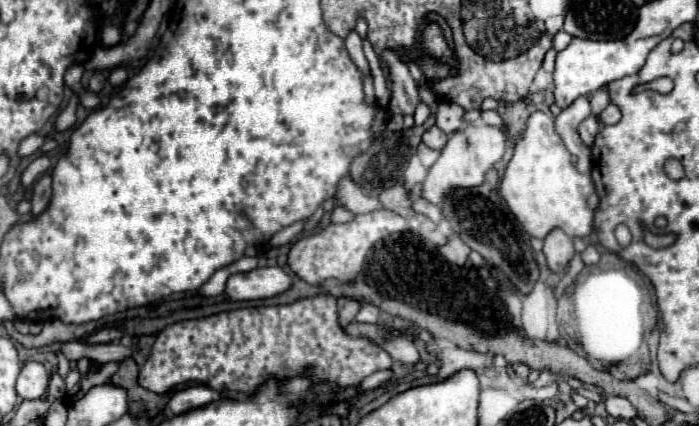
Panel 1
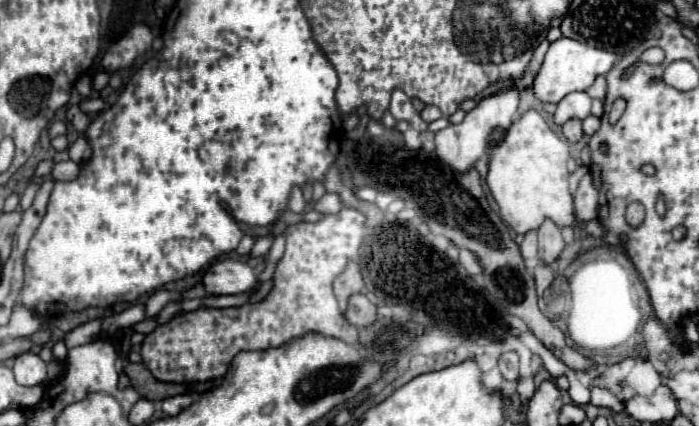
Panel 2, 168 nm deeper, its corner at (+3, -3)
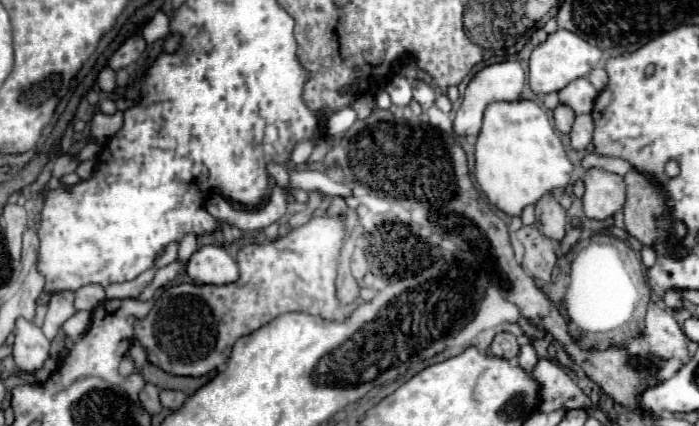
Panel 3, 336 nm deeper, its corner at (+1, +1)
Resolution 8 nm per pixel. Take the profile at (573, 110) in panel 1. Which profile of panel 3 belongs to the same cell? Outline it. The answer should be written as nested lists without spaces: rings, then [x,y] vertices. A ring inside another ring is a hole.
[[[579,77],[559,91],[559,101],[569,105],[575,113],[591,113],[595,97],[597,89],[589,83],[587,77]]]

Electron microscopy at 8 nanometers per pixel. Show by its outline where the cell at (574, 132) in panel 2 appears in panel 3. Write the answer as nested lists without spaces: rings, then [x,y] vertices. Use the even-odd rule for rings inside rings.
[[[557,105],[553,109],[553,119],[555,119],[555,129],[559,133],[569,133],[571,125],[573,125],[573,119],[575,119],[575,113],[567,105]]]

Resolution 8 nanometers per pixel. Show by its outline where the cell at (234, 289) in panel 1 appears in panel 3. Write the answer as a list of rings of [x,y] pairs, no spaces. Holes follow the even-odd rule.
[[[203,245],[199,247],[187,261],[185,273],[195,283],[213,283],[225,285],[233,283],[239,275],[235,259],[225,253],[219,245]]]

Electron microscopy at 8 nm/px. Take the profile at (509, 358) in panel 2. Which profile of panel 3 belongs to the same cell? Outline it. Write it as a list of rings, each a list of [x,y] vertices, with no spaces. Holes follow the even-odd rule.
[[[503,331],[503,333],[497,333],[495,339],[491,341],[491,347],[489,347],[489,353],[497,355],[497,357],[505,357],[505,359],[515,359],[519,355],[519,343],[517,343],[517,337]]]

